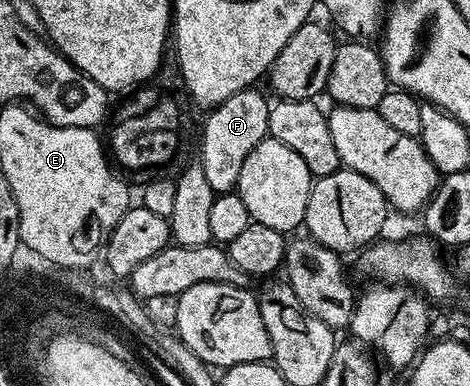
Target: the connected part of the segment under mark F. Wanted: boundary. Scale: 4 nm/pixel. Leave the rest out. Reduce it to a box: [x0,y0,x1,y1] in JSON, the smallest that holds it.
[200,89,271,193]

